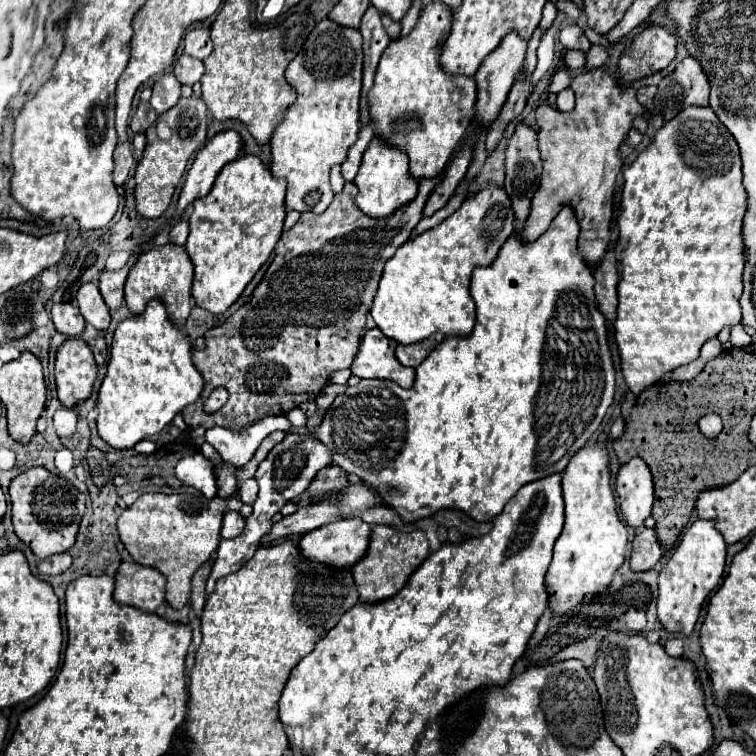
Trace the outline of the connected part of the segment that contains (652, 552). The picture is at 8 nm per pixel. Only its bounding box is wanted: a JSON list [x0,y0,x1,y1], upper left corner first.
[631,529,663,571]

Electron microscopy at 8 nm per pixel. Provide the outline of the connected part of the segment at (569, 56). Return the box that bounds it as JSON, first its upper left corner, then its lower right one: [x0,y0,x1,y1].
[565,51,585,69]

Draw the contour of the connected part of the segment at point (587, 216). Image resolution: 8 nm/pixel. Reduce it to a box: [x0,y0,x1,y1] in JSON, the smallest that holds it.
[519,69,645,269]

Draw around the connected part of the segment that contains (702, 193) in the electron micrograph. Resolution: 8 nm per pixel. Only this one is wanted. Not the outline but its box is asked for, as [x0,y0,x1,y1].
[615,107,747,397]

